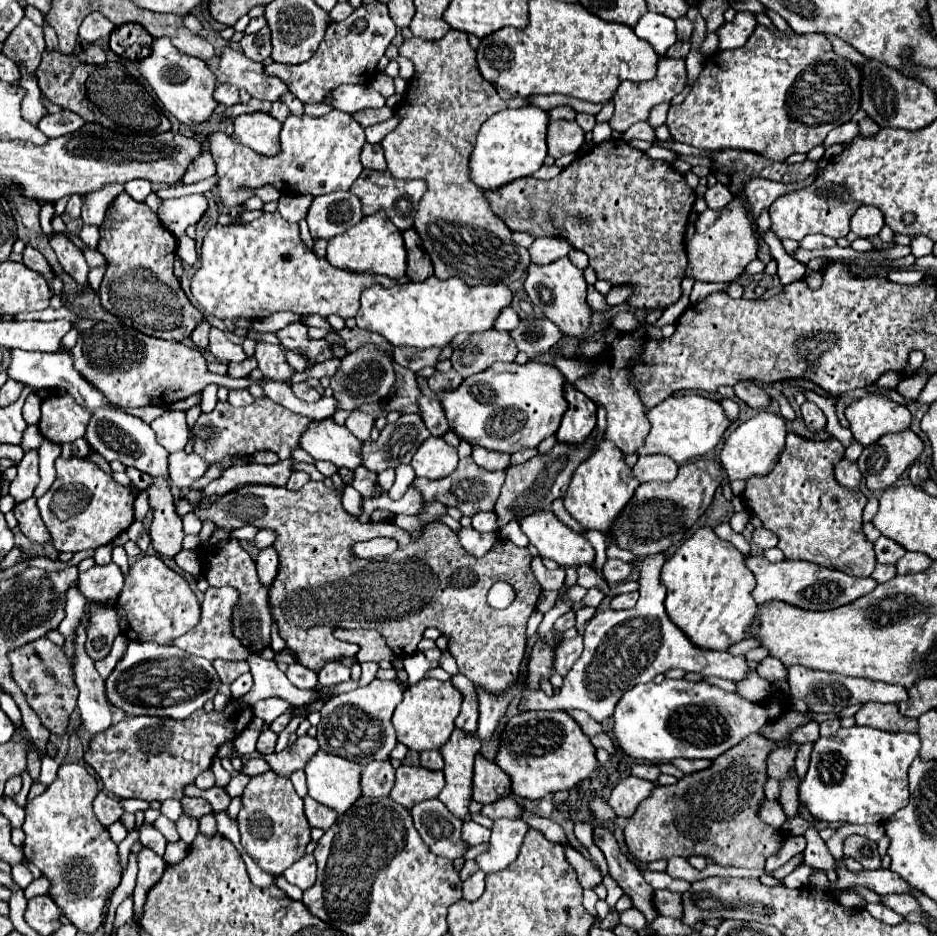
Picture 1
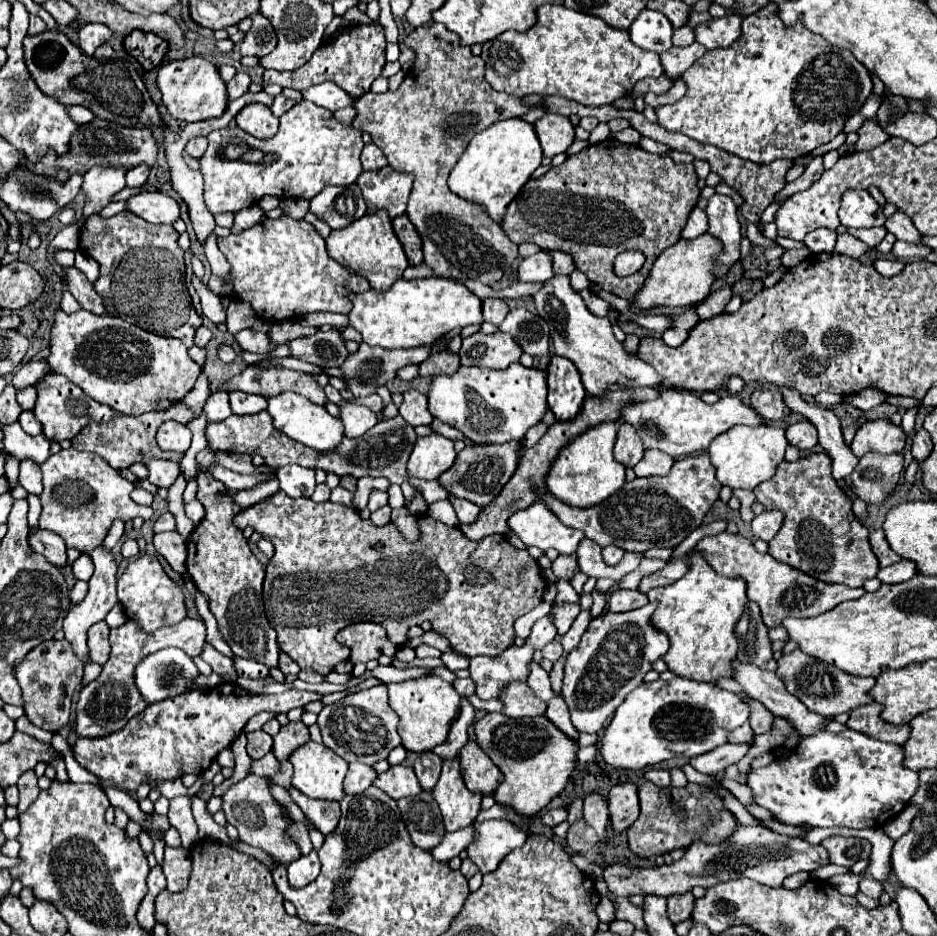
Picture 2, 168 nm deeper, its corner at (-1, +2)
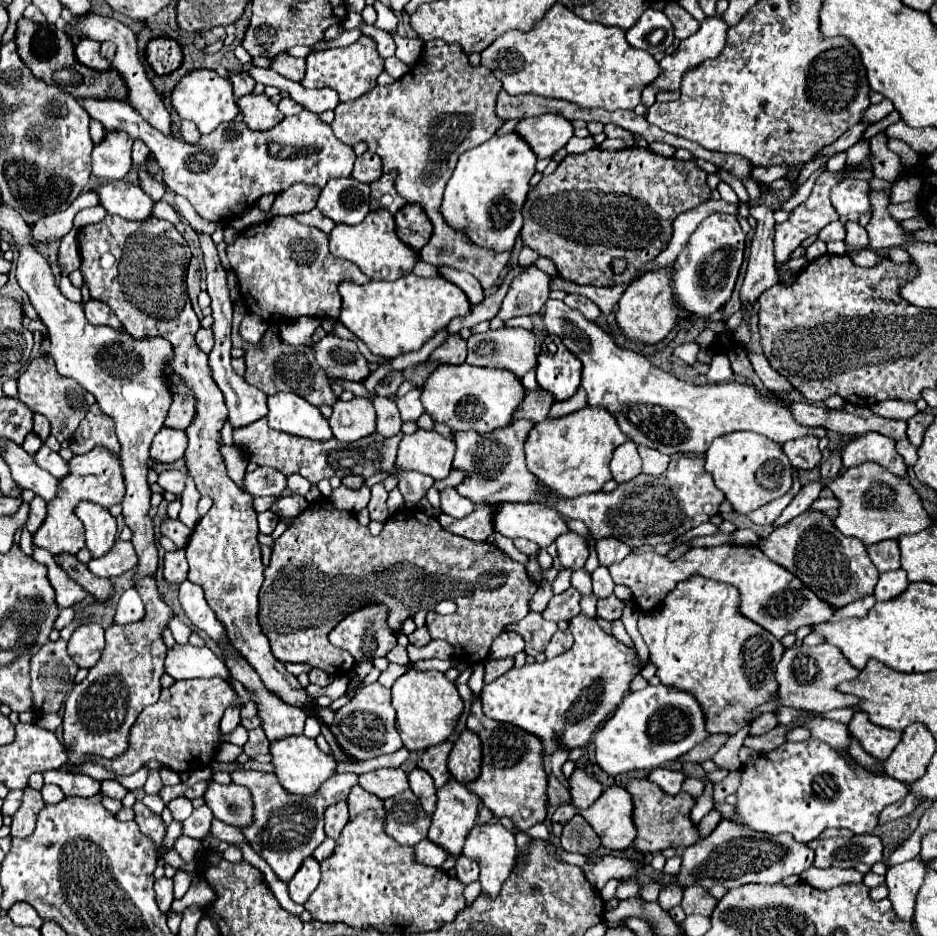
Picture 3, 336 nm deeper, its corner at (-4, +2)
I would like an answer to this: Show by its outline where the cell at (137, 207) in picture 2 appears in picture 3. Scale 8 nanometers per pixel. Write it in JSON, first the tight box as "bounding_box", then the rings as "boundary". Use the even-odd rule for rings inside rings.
{"bounding_box":[95,181,155,221],"boundary":[[[113,181],[95,189],[101,197],[101,205],[109,215],[119,215],[129,221],[147,221],[153,217],[155,201],[137,185],[125,181]]]}

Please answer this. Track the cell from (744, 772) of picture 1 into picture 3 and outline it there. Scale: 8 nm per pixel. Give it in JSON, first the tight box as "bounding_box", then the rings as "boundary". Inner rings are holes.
{"bounding_box":[625,779,701,853],"boundary":[[[631,779],[625,789],[633,795],[633,823],[637,827],[637,837],[633,841],[635,849],[641,853],[655,853],[669,847],[687,847],[701,839],[699,827],[691,821],[691,809],[695,807],[695,799],[689,793],[667,795],[659,785],[647,779]]]}

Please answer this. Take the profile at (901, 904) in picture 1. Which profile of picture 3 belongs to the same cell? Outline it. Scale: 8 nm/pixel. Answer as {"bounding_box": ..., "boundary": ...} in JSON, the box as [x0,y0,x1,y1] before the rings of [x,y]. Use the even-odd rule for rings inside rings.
{"bounding_box":[801,867,863,889],"boundary":[[[813,867],[801,875],[801,881],[819,889],[829,889],[829,887],[843,885],[843,883],[861,883],[863,873],[855,869],[839,869],[839,867],[827,867],[827,869]]]}

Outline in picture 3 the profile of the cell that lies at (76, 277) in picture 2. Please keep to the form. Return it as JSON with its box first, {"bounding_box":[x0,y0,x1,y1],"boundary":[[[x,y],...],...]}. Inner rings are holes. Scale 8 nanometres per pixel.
{"bounding_box":[85,299,121,329],"boundary":[[[89,299],[85,305],[85,317],[89,323],[93,325],[109,325],[109,327],[115,327],[115,329],[121,329],[121,323],[117,319],[117,315],[109,309],[109,305],[101,303],[101,301],[93,301]]]}

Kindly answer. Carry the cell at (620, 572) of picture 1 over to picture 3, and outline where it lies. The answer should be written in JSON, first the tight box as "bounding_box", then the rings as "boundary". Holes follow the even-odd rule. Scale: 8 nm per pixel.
{"bounding_box":[597,539,631,567],"boundary":[[[601,539],[601,541],[597,541],[599,563],[605,565],[605,567],[609,567],[609,565],[613,565],[617,561],[623,561],[629,553],[631,553],[631,549],[625,543],[617,541],[617,539]]]}

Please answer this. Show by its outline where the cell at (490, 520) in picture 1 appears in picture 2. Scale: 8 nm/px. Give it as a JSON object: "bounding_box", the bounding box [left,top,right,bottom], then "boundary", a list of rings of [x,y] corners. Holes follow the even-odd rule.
{"bounding_box":[448,495,480,523],"boundary":[[[448,495],[448,501],[452,503],[454,511],[456,511],[456,517],[460,523],[470,523],[470,521],[476,521],[478,513],[480,513],[480,507],[466,501],[466,499],[460,499],[460,497],[452,497]]]}

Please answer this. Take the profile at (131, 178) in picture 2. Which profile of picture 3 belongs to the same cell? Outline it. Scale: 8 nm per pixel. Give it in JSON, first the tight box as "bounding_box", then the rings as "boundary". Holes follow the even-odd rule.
{"bounding_box":[133,141,149,165],"boundary":[[[135,141],[133,143],[133,163],[135,165],[145,165],[147,155],[149,155],[149,147],[143,141]]]}

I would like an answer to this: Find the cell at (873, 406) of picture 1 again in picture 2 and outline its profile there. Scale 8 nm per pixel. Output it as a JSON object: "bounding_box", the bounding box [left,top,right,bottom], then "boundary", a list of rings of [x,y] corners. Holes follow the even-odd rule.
{"bounding_box":[850,419,906,457],"boundary":[[[886,419],[866,421],[850,445],[856,457],[862,457],[866,451],[874,453],[902,453],[906,445],[906,435],[898,425],[890,425]]]}

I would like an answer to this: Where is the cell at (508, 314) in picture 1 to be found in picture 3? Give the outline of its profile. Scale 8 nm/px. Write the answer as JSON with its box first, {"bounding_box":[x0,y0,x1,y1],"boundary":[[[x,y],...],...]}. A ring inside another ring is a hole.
{"bounding_box":[439,267,485,305],"boundary":[[[439,267],[441,275],[445,279],[449,279],[451,283],[455,283],[457,287],[461,287],[465,291],[465,295],[469,297],[471,305],[479,305],[485,295],[483,295],[483,289],[479,285],[479,281],[471,275],[471,273],[465,273],[465,271],[457,271],[457,269],[449,269],[449,267]]]}

